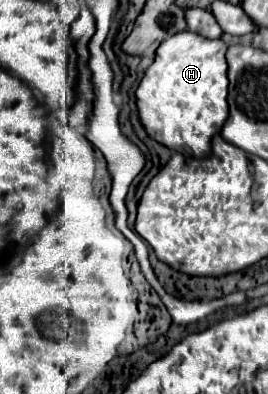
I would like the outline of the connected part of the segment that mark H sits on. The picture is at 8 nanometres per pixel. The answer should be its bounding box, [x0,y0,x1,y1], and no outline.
[135,31,229,157]

